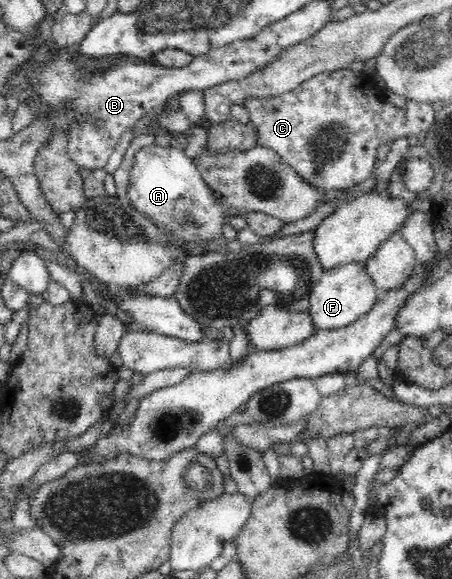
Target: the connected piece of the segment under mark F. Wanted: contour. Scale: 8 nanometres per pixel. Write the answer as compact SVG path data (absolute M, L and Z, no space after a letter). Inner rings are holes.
M365 261L350 262L324 271L319 282L312 287L308 308L315 331L340 329L353 324L363 314L367 314L377 302L377 288L367 272Z

